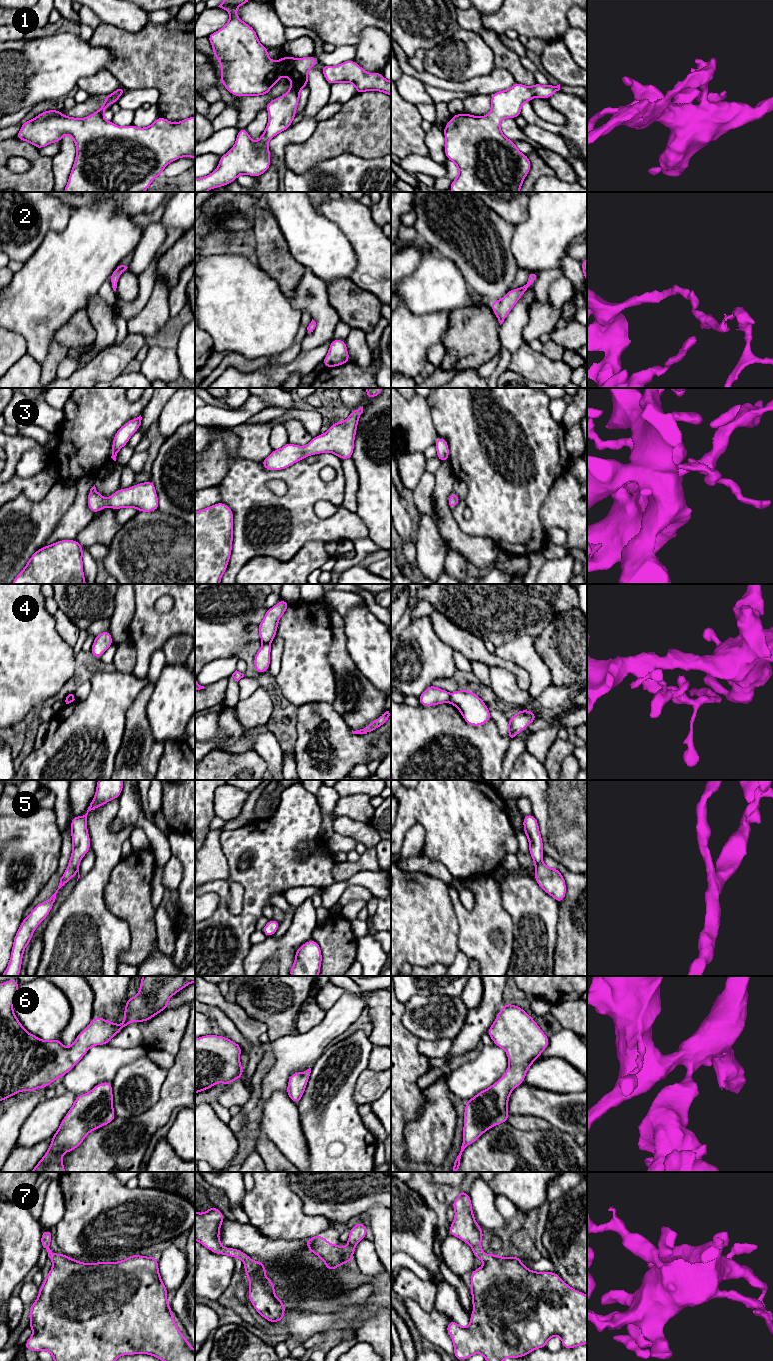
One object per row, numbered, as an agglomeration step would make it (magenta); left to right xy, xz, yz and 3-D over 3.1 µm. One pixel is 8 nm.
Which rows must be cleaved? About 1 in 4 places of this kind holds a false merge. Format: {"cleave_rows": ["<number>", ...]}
{"cleave_rows": ["4"]}

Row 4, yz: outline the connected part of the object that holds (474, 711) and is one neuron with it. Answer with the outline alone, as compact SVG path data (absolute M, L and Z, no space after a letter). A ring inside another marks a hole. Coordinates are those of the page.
M463 689L450 694L450 703L459 710L468 725L481 726L492 719L485 702L472 691Z

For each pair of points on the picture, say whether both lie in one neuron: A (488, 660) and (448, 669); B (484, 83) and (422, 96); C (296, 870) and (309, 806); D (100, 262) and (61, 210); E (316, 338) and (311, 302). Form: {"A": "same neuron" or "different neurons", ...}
{"A": "different neurons", "B": "different neurons", "C": "same neuron", "D": "different neurons", "E": "same neuron"}

